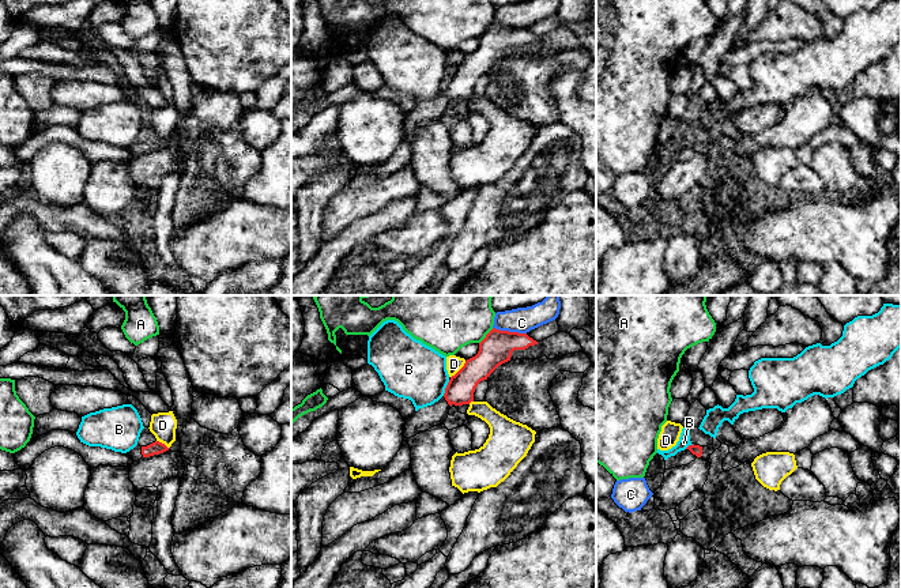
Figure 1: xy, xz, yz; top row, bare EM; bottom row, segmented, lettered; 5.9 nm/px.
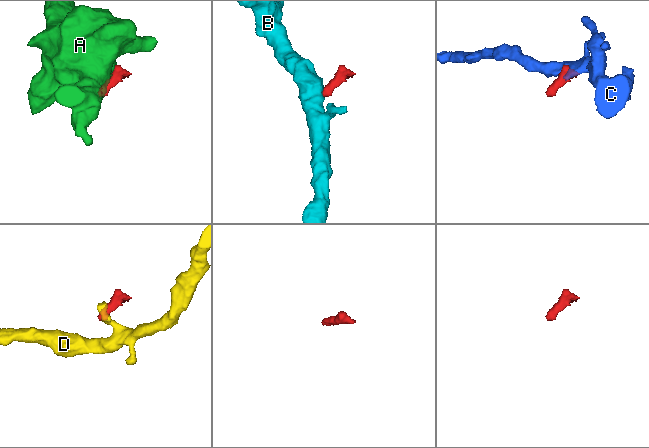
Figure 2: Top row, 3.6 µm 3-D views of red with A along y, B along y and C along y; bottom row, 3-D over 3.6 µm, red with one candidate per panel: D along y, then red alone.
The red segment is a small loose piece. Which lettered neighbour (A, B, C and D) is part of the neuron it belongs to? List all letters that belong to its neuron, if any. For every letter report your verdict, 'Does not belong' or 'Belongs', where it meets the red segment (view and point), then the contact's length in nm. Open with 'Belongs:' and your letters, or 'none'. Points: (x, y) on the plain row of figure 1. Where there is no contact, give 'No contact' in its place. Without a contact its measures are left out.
Belongs: none
A: Does not belong. Touches red at xz (486, 31). Shared border 130 nm
B: Does not belong. Touches red at xz (445, 83). Shared border 100 nm
C: Does not belong. Touches red at xz (508, 26). Shared border 200 nm
D: Does not belong. Touches red at xz (460, 64). Shared border 140 nm

